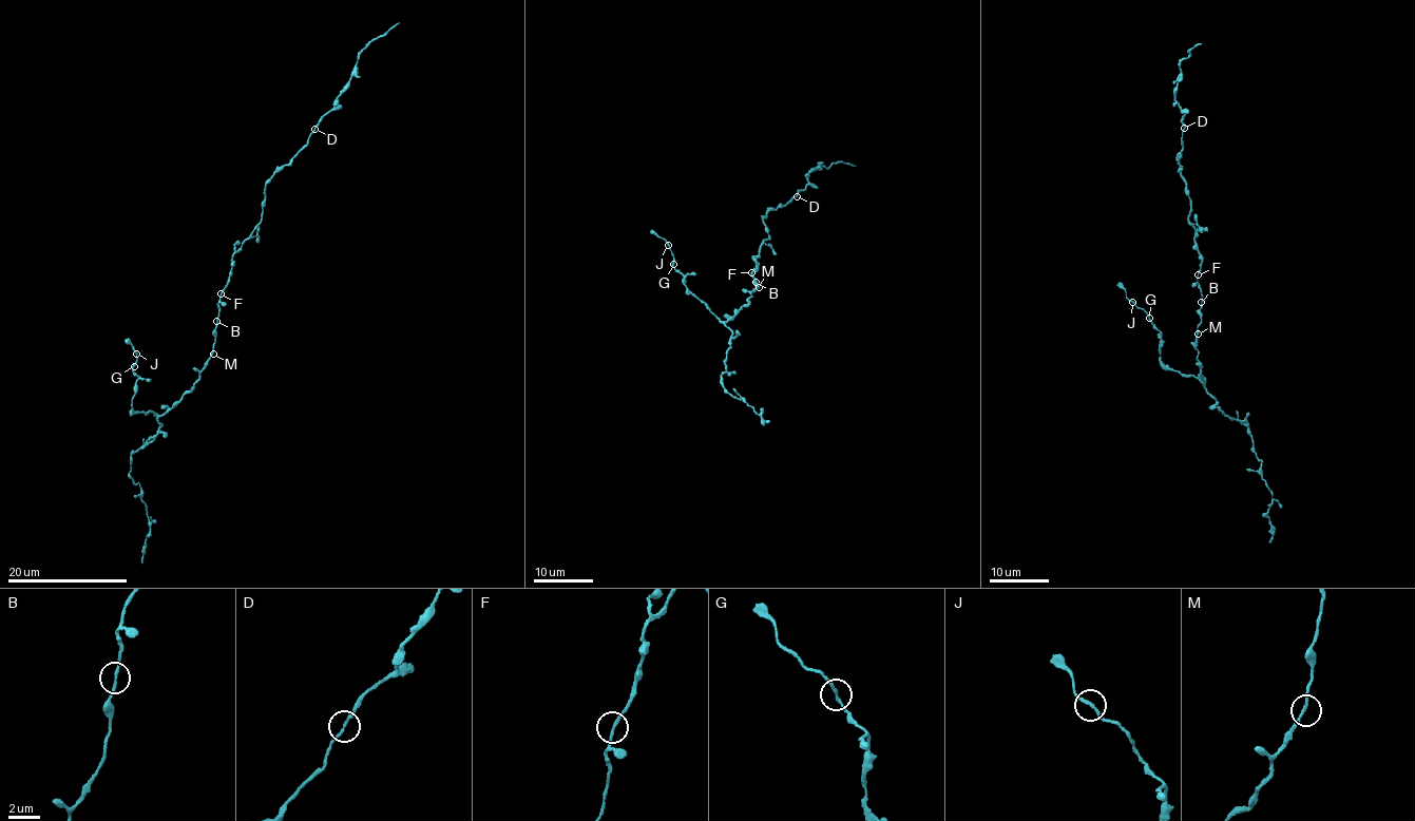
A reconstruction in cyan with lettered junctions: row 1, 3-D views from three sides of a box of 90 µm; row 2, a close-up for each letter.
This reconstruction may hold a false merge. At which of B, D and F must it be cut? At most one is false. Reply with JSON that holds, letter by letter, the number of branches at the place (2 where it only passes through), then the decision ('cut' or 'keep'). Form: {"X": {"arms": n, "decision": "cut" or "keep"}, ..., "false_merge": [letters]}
{"B": {"arms": 2, "decision": "keep"}, "D": {"arms": 2, "decision": "keep"}, "F": {"arms": 2, "decision": "keep"}, "false_merge": []}

